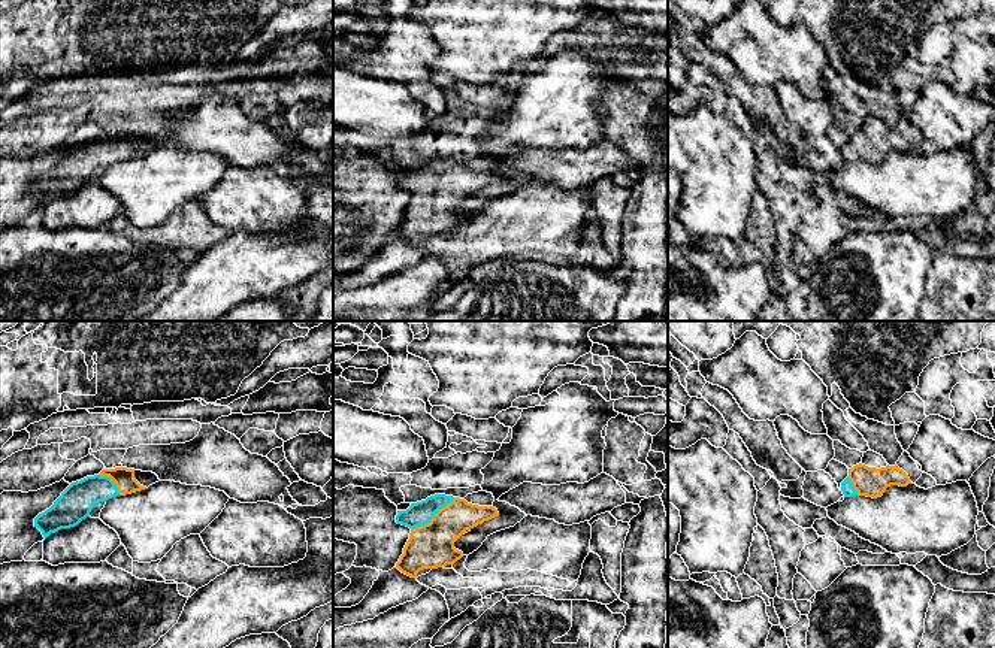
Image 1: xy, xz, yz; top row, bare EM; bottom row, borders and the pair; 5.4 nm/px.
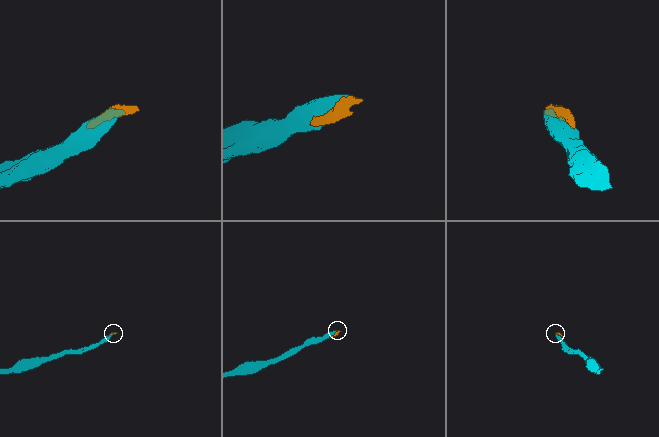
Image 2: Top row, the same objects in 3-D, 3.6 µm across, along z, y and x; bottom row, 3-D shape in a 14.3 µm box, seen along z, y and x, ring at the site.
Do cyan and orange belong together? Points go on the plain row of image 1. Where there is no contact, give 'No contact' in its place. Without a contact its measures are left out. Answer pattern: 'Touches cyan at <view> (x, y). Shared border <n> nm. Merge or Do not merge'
Touches cyan at xz (432, 182). Shared border 300 nm. Merge

